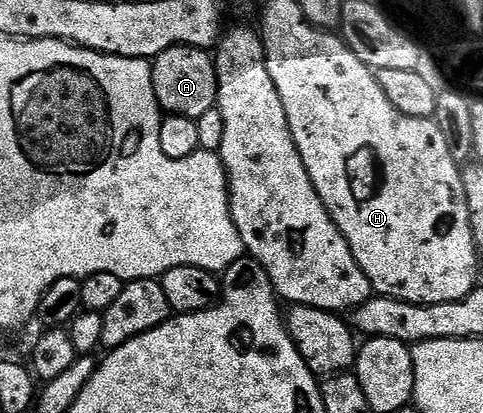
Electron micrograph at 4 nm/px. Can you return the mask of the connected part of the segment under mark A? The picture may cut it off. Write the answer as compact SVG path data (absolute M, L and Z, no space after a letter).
M179 44L177 48L155 56L151 66L156 101L165 113L197 121L211 108L217 107L216 61L205 49L187 48L185 44Z

